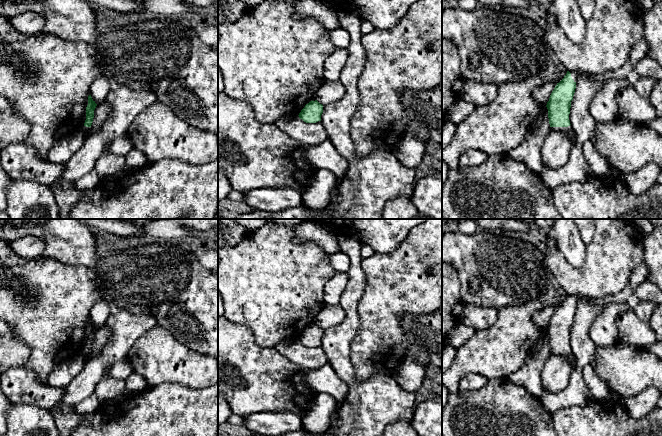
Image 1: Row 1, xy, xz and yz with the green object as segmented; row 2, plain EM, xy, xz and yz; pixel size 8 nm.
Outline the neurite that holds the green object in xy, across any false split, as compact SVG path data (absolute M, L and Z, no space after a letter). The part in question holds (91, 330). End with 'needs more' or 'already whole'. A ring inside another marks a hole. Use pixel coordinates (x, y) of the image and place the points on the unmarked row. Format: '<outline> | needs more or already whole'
M91 319L88 320L88 329L86 331L86 344L84 349L81 351L81 355L85 358L90 353L93 342L94 342L94 334L96 332L97 328L92 323Z | needs more

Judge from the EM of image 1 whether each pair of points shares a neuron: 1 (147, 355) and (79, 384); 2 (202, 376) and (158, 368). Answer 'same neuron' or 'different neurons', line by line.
1: different neurons
2: same neuron

